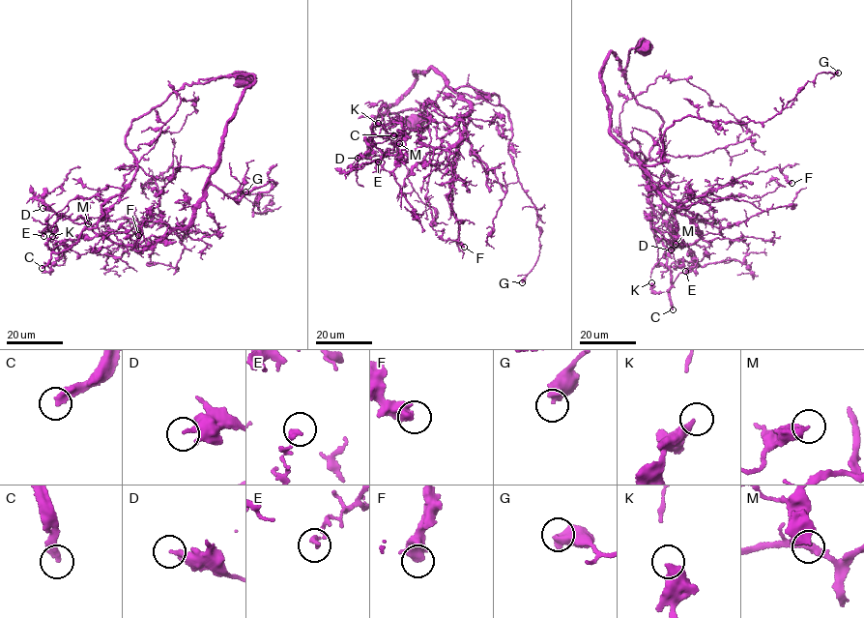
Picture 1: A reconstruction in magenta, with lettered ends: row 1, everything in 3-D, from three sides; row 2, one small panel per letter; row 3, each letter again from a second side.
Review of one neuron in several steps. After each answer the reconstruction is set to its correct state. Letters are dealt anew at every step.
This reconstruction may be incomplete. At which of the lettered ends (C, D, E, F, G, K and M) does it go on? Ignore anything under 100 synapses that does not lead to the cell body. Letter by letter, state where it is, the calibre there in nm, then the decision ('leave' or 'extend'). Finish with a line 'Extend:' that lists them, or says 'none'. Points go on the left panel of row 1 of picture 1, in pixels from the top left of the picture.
C: at (42, 268); 360 nm thick; extend
D: at (43, 208); 150 nm thick; leave
E: at (43, 236); 200 nm thick; leave
F: at (138, 235); 500 nm thick; leave
G: at (245, 191); 550 nm thick; leave
K: at (52, 236); 440 nm thick; leave
M: at (88, 223); 480 nm thick; leave
Extend: C

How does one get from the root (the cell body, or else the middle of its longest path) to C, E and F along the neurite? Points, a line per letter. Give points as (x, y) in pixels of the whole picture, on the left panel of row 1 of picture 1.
C: (243, 78), (252, 81), (186, 84), (131, 123), (130, 186), (42, 268)
E: (243, 78), (252, 81), (186, 84), (131, 123), (126, 146), (135, 174), (94, 224), (96, 235), (43, 236)
F: (243, 78), (252, 81), (199, 80), (254, 78), (227, 122), (188, 224), (173, 230), (150, 212), (138, 235)

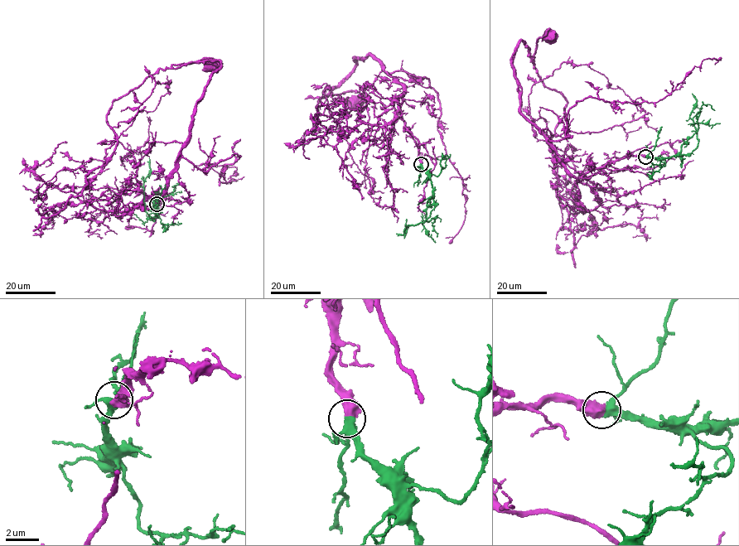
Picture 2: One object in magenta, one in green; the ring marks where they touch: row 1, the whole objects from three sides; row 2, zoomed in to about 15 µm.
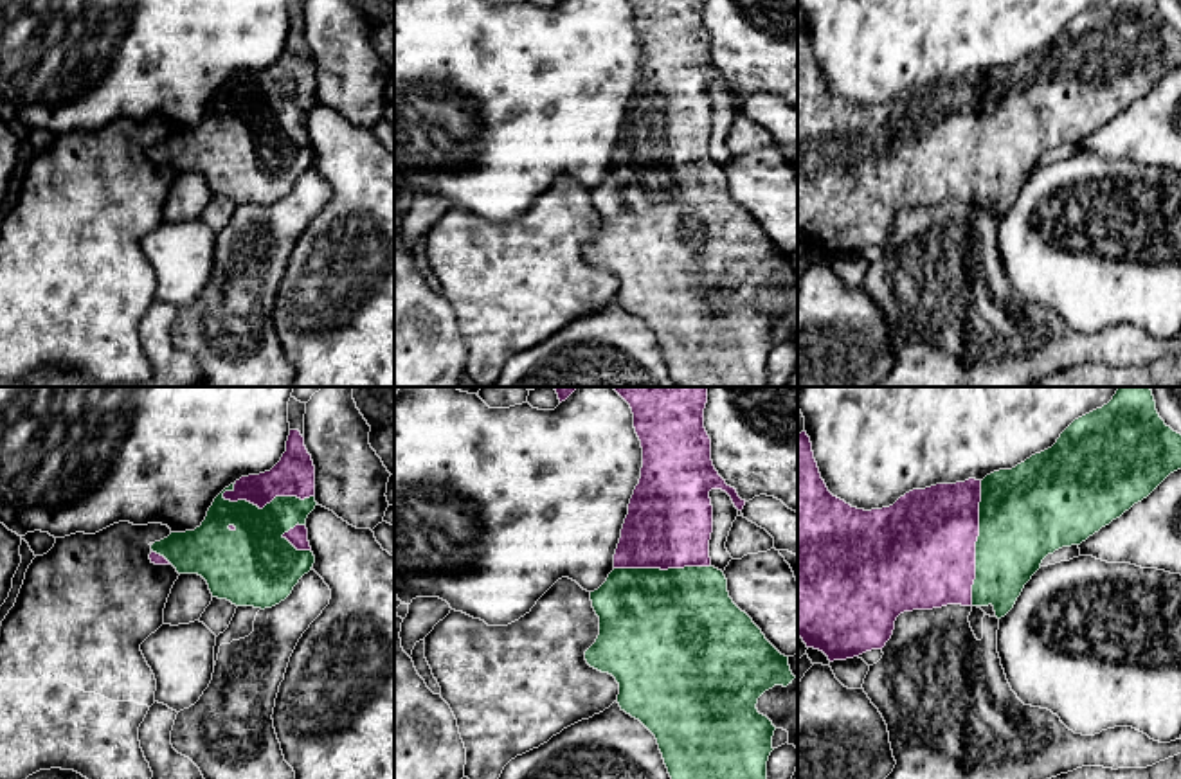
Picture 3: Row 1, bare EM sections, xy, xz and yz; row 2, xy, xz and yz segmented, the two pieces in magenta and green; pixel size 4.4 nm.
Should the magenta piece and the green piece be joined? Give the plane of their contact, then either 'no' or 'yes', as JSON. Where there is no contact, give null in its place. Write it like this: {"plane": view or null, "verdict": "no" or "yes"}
{"plane": "yz", "verdict": "yes"}

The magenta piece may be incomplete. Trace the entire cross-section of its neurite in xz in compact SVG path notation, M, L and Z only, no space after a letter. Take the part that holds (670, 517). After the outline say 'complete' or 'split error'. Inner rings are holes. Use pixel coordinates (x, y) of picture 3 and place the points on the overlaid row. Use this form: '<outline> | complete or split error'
M610 387L632 408L634 428L643 448L639 484L628 504L614 570L590 601L600 617L600 635L585 651L590 667L609 673L619 684L621 711L639 720L657 739L672 779L767 779L767 761L776 727L756 709L758 698L774 685L796 678L789 657L781 655L742 612L727 592L722 570L711 565L713 533L711 489L726 491L744 509L735 488L727 486L711 461L711 439L704 428L708 387Z | split error

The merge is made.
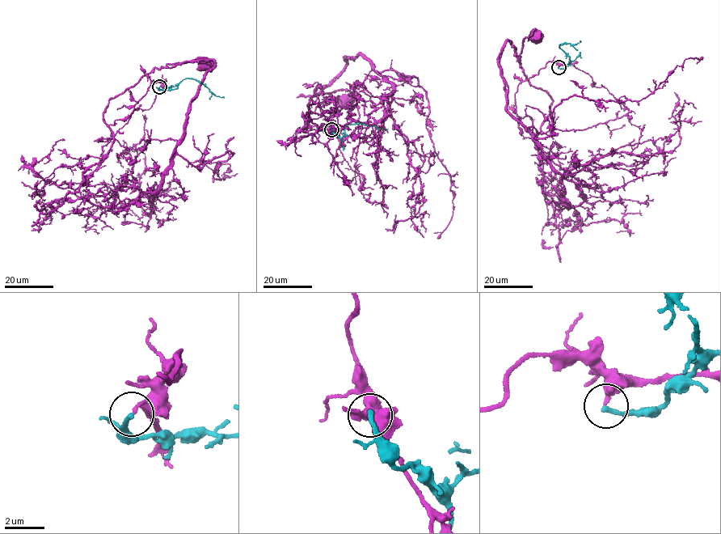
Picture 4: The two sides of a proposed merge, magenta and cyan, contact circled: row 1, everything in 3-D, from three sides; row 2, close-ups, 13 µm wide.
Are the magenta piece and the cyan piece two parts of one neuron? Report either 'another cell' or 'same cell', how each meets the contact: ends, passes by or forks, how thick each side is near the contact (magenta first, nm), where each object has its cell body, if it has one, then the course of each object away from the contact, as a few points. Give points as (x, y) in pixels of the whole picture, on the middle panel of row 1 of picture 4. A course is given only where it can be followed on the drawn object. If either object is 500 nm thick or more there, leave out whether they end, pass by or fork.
another cell; magenta ends; cyan ends; calibres 160 and 240 nm; soma magenta (344, 101); soma cyan none; course magenta (332, 129), (316, 96), (318, 84), (305, 132), (309, 101), (344, 90), (351, 92), (344, 101); course cyan (331, 129), (335, 135), (342, 138), (346, 135), (344, 127), (349, 125), (364, 125), (385, 130), (388, 129)

